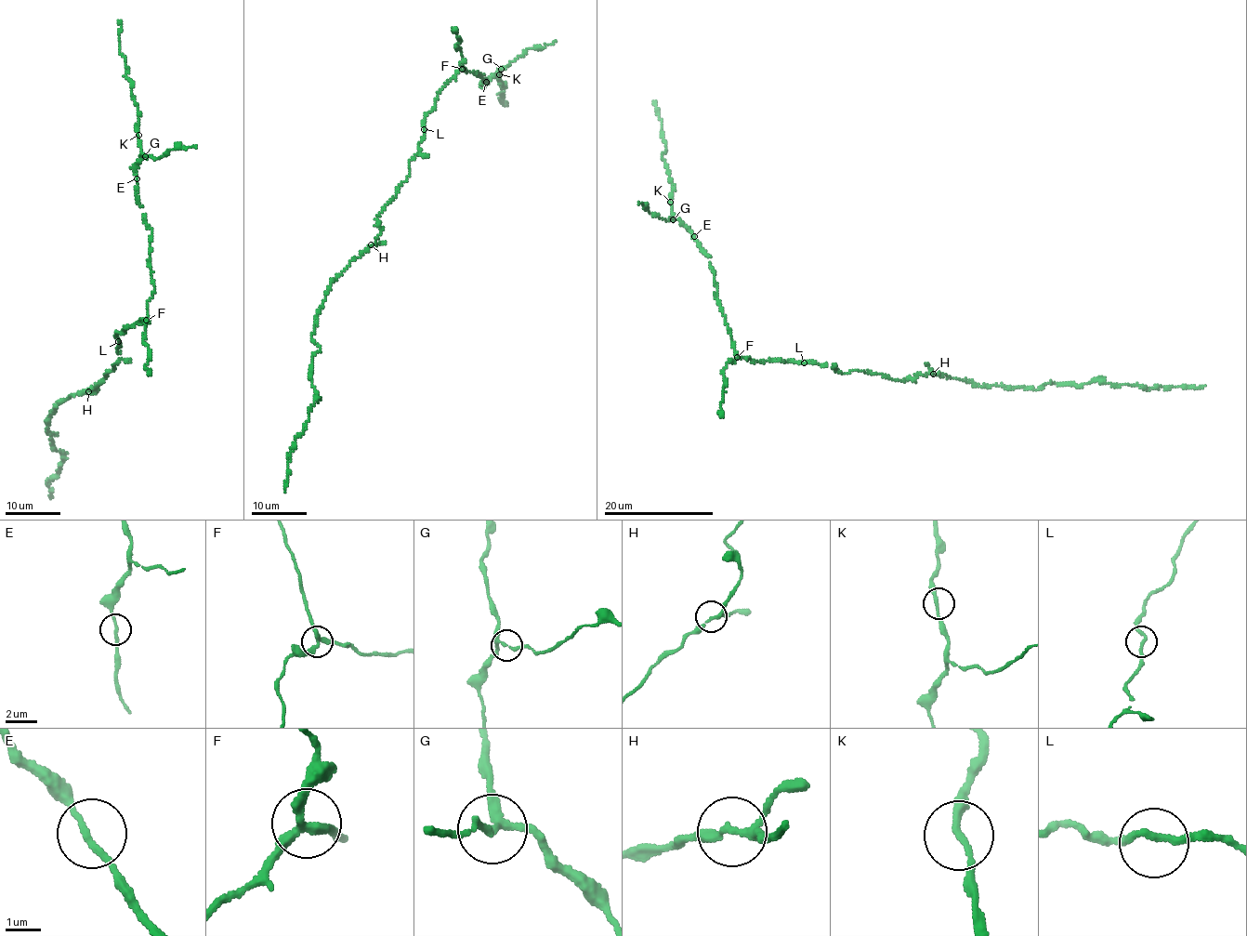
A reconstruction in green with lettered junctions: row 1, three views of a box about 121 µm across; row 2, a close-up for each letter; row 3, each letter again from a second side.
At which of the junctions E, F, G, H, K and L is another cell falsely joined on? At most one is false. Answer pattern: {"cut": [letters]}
{"cut": []}

